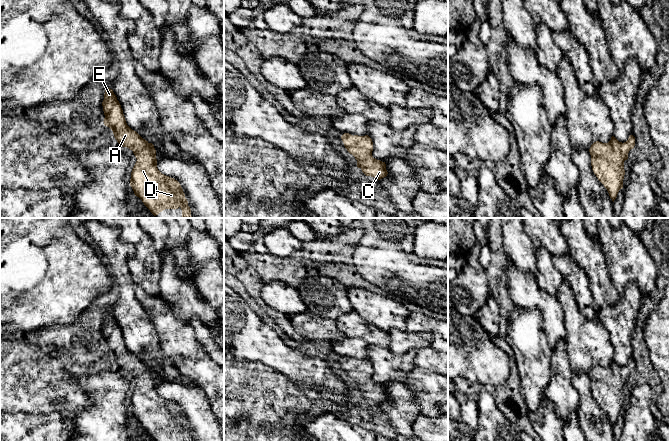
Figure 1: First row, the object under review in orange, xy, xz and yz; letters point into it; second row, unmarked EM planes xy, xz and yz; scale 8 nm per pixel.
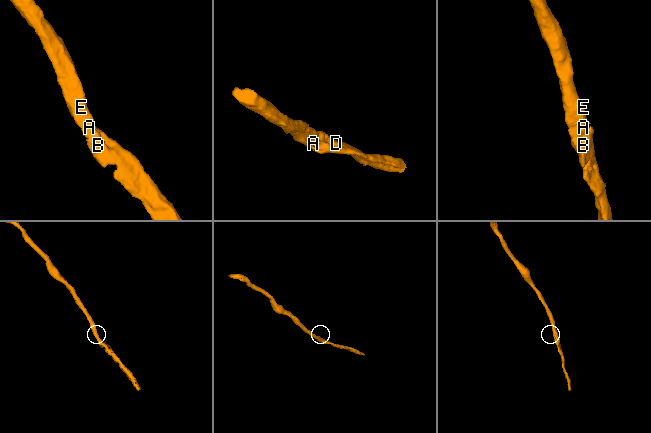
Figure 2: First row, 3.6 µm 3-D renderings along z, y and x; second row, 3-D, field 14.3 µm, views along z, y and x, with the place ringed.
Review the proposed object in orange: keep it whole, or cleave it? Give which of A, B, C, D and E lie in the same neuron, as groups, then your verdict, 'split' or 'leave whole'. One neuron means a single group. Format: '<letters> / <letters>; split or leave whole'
A B C D E; leave whole

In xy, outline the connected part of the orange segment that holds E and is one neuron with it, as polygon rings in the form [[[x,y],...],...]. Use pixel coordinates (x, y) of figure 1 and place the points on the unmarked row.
[[[107,312],[102,326],[104,335],[104,349],[109,351],[114,358],[115,363],[123,371],[133,375],[137,385],[131,396],[130,410],[135,420],[139,421],[150,436],[156,440],[165,433],[182,434],[182,441],[192,441],[191,433],[180,407],[162,398],[157,392],[156,374],[152,367],[143,363],[136,355],[132,354],[126,347],[123,334],[113,314]]]

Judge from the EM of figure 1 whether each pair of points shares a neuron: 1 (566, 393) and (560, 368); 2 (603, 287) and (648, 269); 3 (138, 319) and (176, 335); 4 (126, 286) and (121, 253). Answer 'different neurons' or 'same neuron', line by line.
1: same neuron
2: different neurons
3: different neurons
4: same neuron

